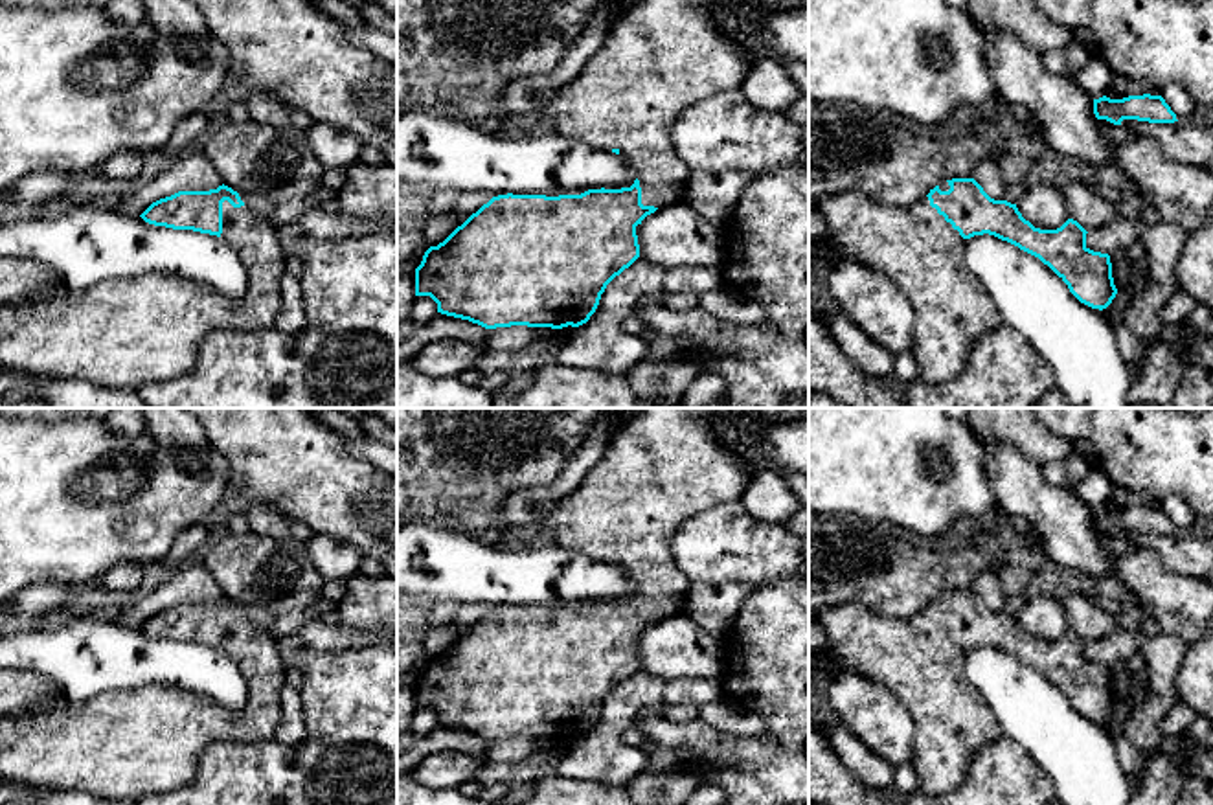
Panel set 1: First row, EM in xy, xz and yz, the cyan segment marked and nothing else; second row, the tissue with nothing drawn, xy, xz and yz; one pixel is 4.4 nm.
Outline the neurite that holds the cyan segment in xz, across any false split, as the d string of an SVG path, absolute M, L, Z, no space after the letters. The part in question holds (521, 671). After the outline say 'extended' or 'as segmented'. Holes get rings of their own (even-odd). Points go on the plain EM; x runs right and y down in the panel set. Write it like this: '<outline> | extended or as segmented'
M638 408L608 441L605 456L590 469L584 482L561 500L540 524L500 529L494 540L505 550L555 544L590 559L621 566L636 584L630 599L588 601L581 607L498 607L472 625L443 654L430 658L415 680L415 708L430 708L437 724L469 731L485 741L579 739L595 724L606 697L640 669L636 638L658 619L684 612L691 581L675 562L671 542L691 516L739 502L754 478L744 459L715 436L715 423L731 408Z | extended

